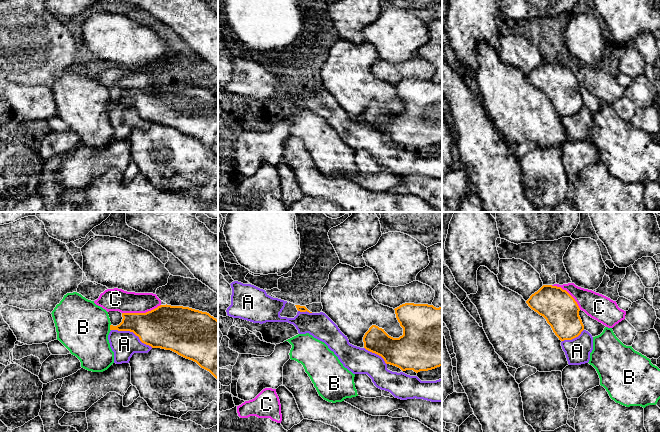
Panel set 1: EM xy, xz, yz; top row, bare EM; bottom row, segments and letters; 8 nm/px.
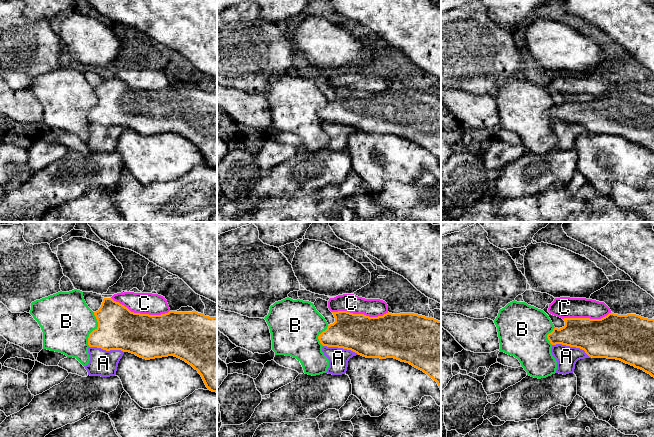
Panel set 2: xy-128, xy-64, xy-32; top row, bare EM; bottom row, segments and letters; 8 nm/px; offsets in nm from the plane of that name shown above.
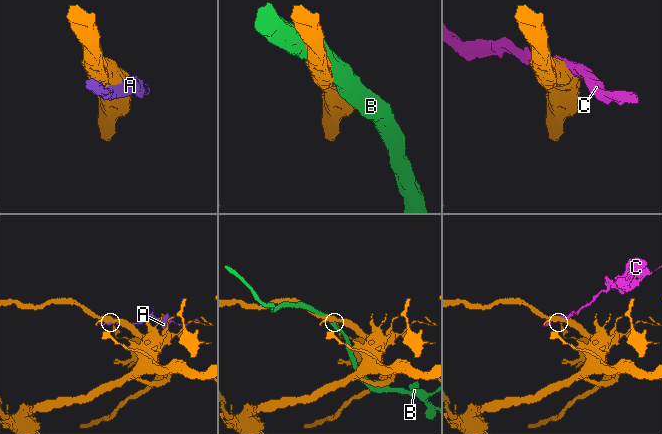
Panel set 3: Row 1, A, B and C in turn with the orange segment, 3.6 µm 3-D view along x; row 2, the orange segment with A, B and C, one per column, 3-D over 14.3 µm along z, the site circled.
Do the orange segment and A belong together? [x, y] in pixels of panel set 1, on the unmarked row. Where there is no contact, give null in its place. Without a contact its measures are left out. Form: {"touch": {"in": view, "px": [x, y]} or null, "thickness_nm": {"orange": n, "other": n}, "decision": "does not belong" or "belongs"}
{"touch": {"in": "xy", "px": [132, 107]}, "thickness_nm": {"orange": 320, "other": 220}, "decision": "does not belong"}

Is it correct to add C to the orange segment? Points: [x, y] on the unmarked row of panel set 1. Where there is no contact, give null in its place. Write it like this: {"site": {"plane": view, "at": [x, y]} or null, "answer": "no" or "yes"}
{"site": {"plane": "xy", "at": [141, 89]}, "answer": "no"}

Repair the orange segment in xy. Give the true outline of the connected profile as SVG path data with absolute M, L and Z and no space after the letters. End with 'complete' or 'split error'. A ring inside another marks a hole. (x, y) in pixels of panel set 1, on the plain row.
M166 80L146 89L122 89L122 93L122 98L117 102L110 101L110 106L133 108L142 119L152 124L171 126L186 135L192 136L218 156L218 96L209 89L189 83Z | complete

